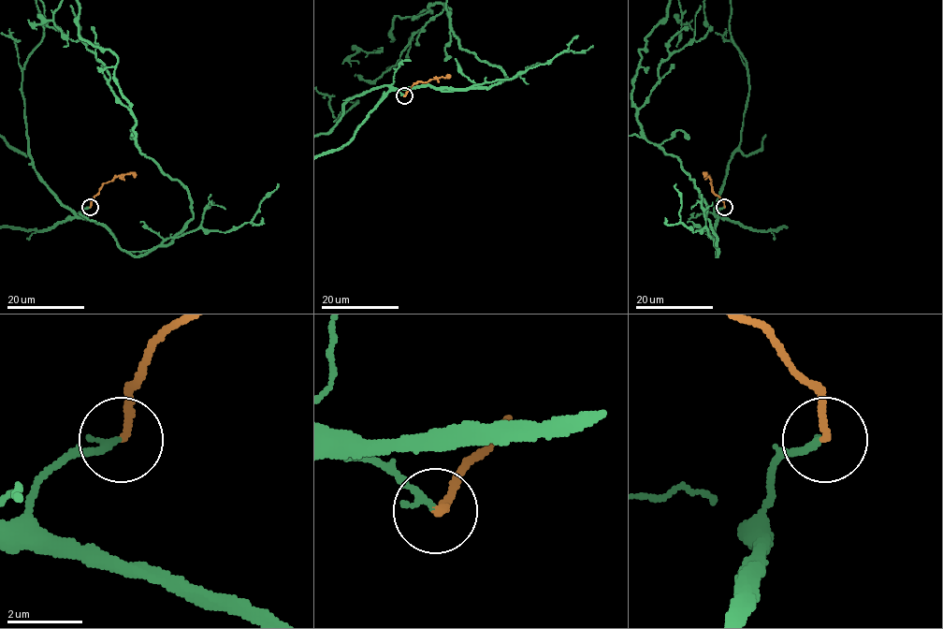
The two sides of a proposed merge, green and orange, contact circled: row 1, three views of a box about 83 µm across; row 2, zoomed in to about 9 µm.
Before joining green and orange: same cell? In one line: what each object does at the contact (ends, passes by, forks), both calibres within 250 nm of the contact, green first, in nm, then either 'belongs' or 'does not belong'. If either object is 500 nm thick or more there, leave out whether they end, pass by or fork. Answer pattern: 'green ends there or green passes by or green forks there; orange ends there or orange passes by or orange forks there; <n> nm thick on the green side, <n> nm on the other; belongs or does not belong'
green ends there; orange ends there; 190 nm thick on the green side, 200 nm on the other; belongs

